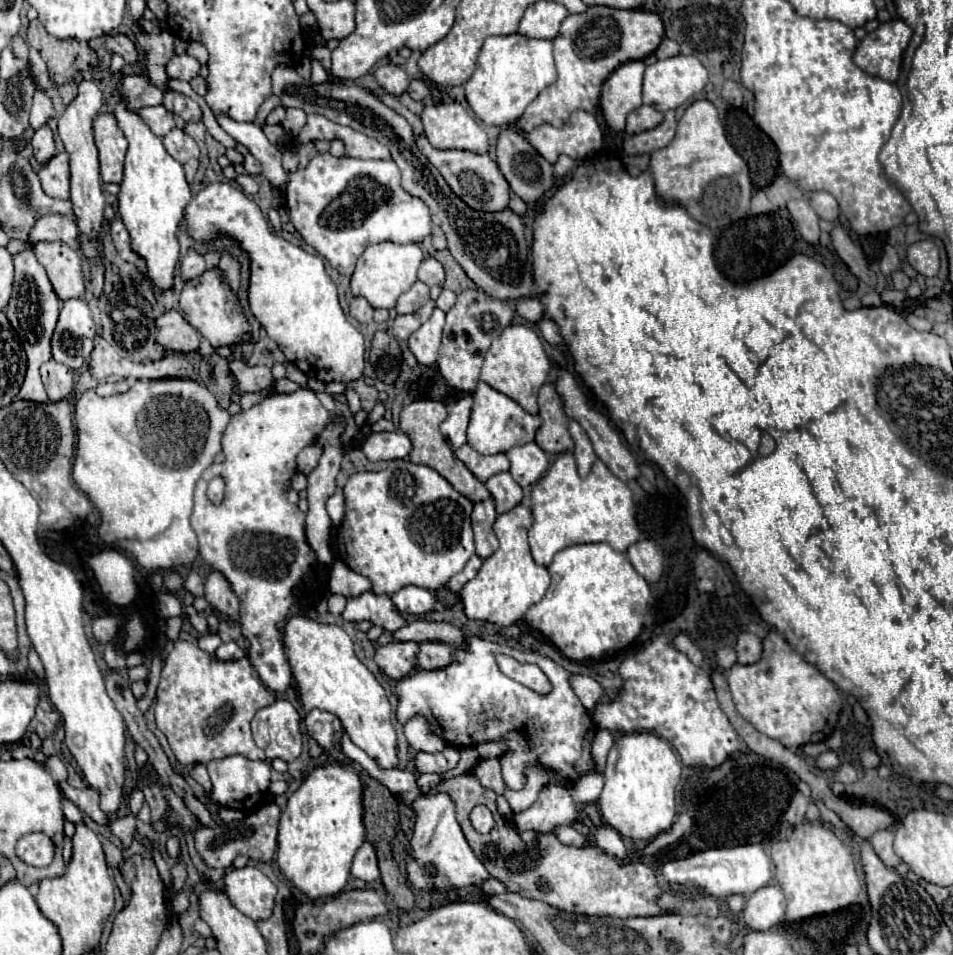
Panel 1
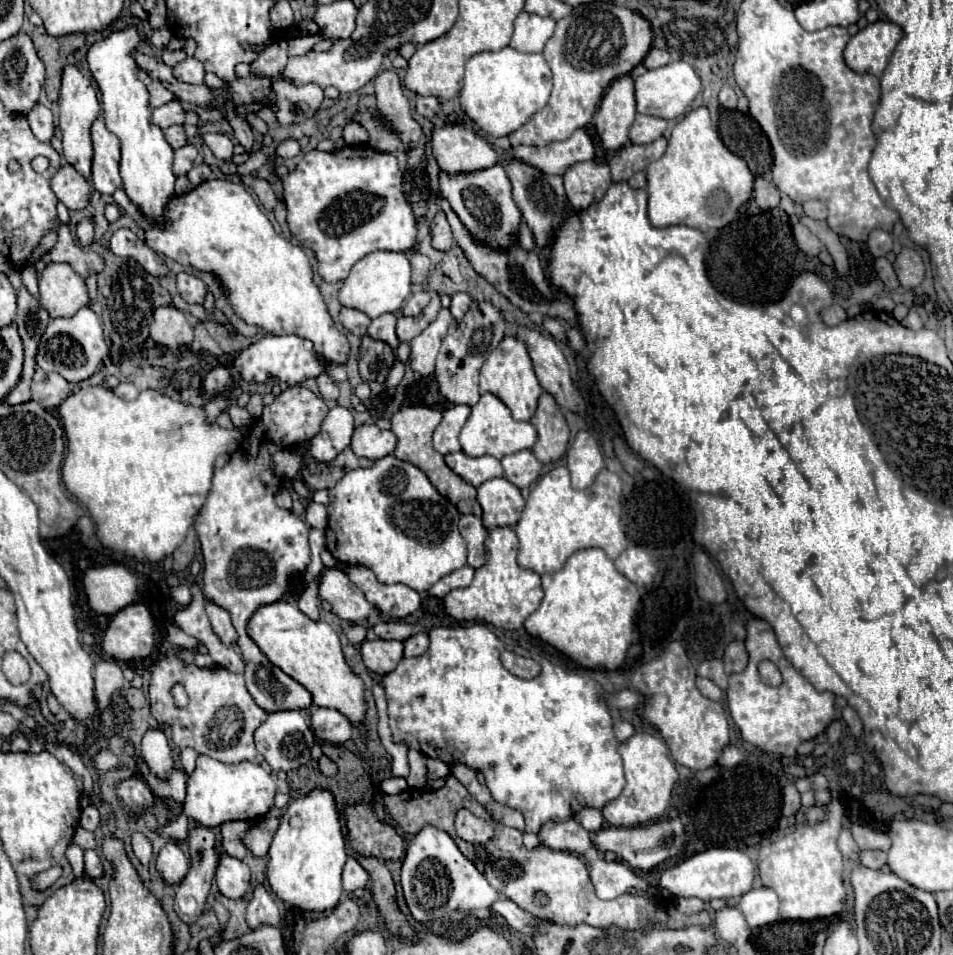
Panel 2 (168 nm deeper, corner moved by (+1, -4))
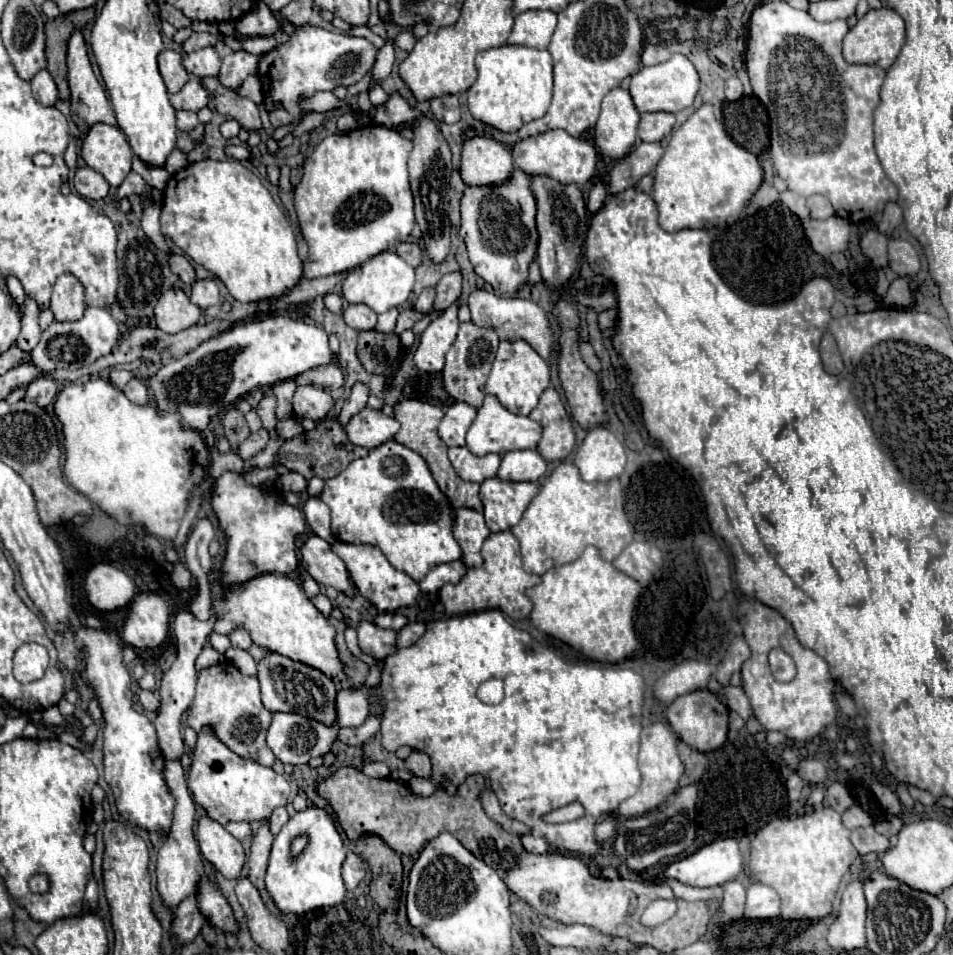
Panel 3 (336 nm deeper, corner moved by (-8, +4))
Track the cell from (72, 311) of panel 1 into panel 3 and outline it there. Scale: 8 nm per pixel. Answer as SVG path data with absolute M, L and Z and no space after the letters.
M98 306L86 308L84 316L76 322L52 322L44 332L38 342L38 346L32 350L32 362L42 368L44 372L52 372L58 368L66 370L78 370L82 366L94 364L98 358L110 354L110 350L118 344L118 324L114 318Z

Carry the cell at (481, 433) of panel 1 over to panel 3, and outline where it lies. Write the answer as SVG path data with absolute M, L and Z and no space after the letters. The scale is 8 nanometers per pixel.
M488 394L484 404L478 408L476 420L472 422L472 426L466 434L466 446L476 456L484 456L484 454L490 454L490 452L506 454L510 450L526 450L526 448L532 450L532 448L538 446L540 438L542 438L542 426L536 420L532 420L530 416L512 414L506 406L500 404L500 400L496 396Z

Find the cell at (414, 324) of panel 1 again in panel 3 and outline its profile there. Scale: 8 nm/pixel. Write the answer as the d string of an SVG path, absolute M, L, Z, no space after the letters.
M404 310L404 312L400 312L400 316L398 316L398 324L396 324L396 334L402 334L404 330L408 330L408 328L412 328L418 320L422 320L424 318L424 314L420 314L418 310Z

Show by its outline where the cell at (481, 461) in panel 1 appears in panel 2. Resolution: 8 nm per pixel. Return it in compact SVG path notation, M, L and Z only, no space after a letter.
M453 452L445 456L447 466L459 474L465 482L473 484L475 488L481 486L485 480L503 476L501 462L493 456L479 456L479 458L469 458L465 452Z

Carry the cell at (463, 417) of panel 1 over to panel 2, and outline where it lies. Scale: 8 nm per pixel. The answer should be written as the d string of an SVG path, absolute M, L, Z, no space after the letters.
M465 404L459 406L451 406L443 412L443 420L441 424L435 428L433 432L433 448L439 454L449 454L449 452L459 452L459 432L463 428L463 424L467 422L471 414L471 408Z

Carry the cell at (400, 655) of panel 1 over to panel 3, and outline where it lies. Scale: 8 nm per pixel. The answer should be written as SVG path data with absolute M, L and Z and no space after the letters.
M362 622L358 626L358 644L364 654L370 654L376 660L384 660L386 656L392 656L396 648L396 632L378 628L372 622Z

